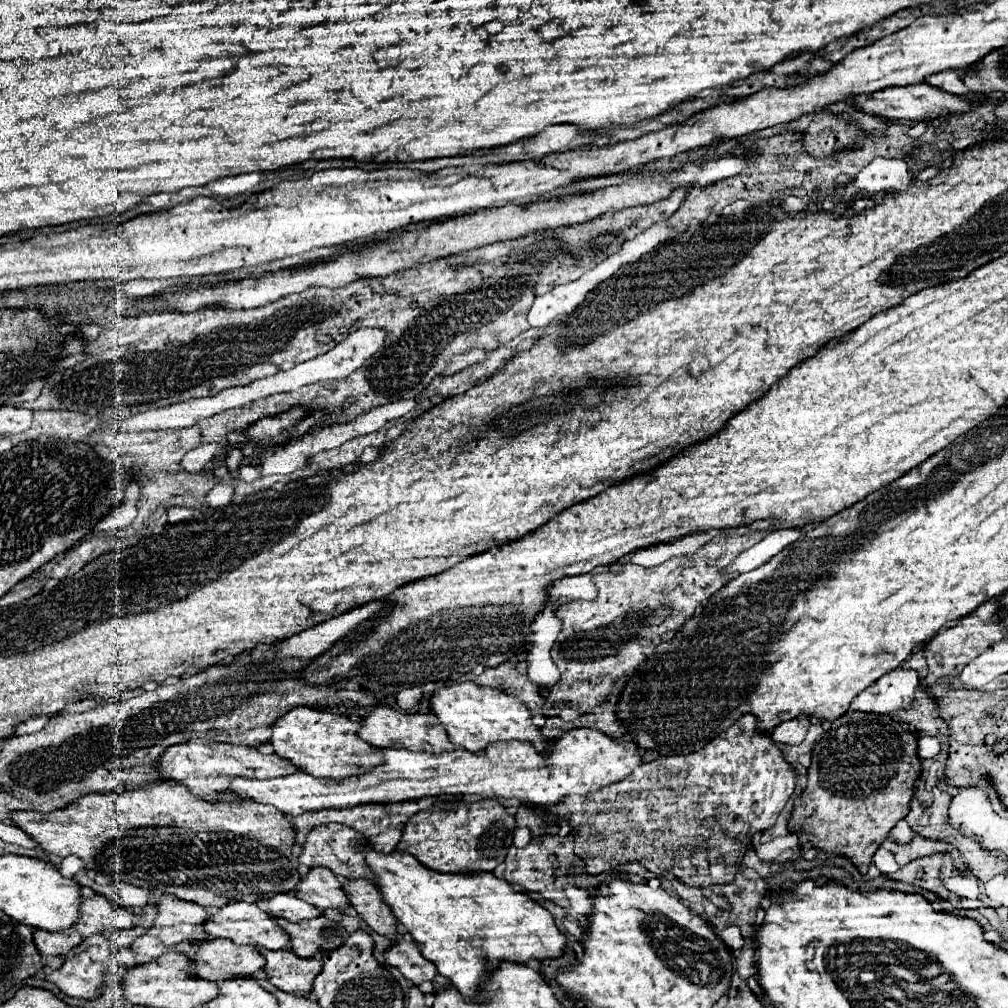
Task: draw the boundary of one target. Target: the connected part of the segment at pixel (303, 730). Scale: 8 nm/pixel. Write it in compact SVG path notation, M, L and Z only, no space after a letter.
M299 706L283 714L271 726L271 744L277 756L285 756L285 760L315 778L345 778L359 774L359 768L371 768L373 764L381 764L381 756L373 752L373 746L355 736L357 726L359 724L347 716Z

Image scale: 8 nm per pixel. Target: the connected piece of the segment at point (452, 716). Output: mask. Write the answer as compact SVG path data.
M475 682L445 686L445 688L439 688L437 692L431 694L429 706L431 706L431 712L445 726L447 736L455 746L479 752L489 742L517 738L517 740L533 742L535 748L541 752L545 750L547 742L543 740L539 728L531 722L529 708L525 704L521 704L519 700L515 700L513 696L507 696L505 692L501 692L497 688L477 686Z

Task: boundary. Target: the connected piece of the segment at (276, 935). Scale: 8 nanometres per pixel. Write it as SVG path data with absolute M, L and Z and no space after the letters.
M231 900L225 906L221 906L219 914L211 916L203 924L203 928L211 938L227 938L227 940L233 940L235 944L251 944L251 946L261 946L261 948L269 948L269 950L289 948L289 938L277 926L277 922L267 912L263 912L257 904L249 904L243 900Z

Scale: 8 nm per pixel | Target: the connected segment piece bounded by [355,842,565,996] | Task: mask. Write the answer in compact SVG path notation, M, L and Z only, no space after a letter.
M369 842L357 844L357 852L363 852L367 866L375 874L375 886L379 888L385 904L393 910L395 918L415 938L421 954L435 964L435 968L463 994L473 996L481 974L487 968L495 968L501 960L525 964L527 960L555 958L565 948L565 934L561 934L553 922L549 910L533 902L525 892L513 890L507 880L493 876L493 872L457 872L441 874L423 866L413 854L393 850L389 854L375 850Z

